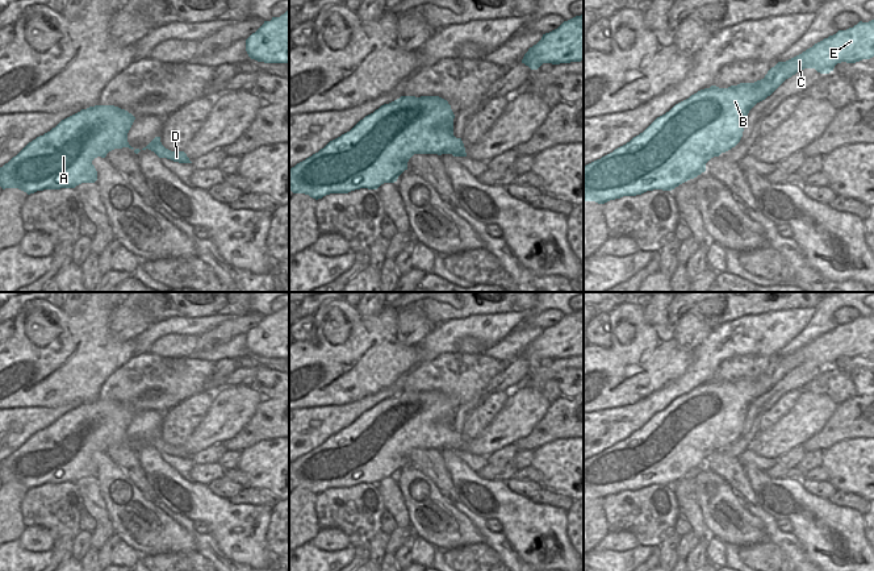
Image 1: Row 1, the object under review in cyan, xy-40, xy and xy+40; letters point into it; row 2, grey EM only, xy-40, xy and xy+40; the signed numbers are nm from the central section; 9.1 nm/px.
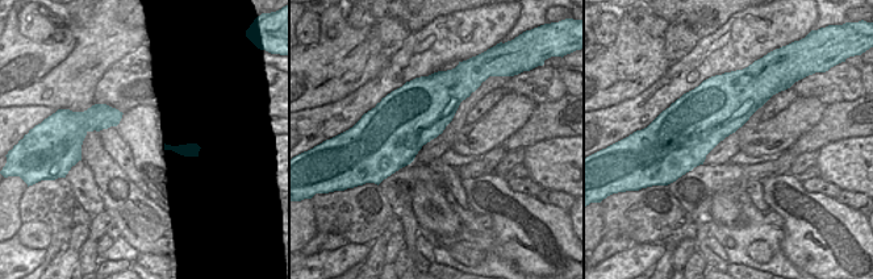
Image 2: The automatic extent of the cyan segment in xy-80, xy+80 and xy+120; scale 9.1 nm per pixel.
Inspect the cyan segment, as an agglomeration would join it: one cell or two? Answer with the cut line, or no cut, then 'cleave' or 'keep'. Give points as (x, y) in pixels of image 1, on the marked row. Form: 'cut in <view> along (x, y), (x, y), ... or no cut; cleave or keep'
no cut; keep

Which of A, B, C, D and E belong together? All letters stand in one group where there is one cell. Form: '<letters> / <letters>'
A B C D E

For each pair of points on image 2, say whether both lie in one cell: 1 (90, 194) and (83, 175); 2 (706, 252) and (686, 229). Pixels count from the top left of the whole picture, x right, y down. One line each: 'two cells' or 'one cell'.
1: one cell
2: two cells

